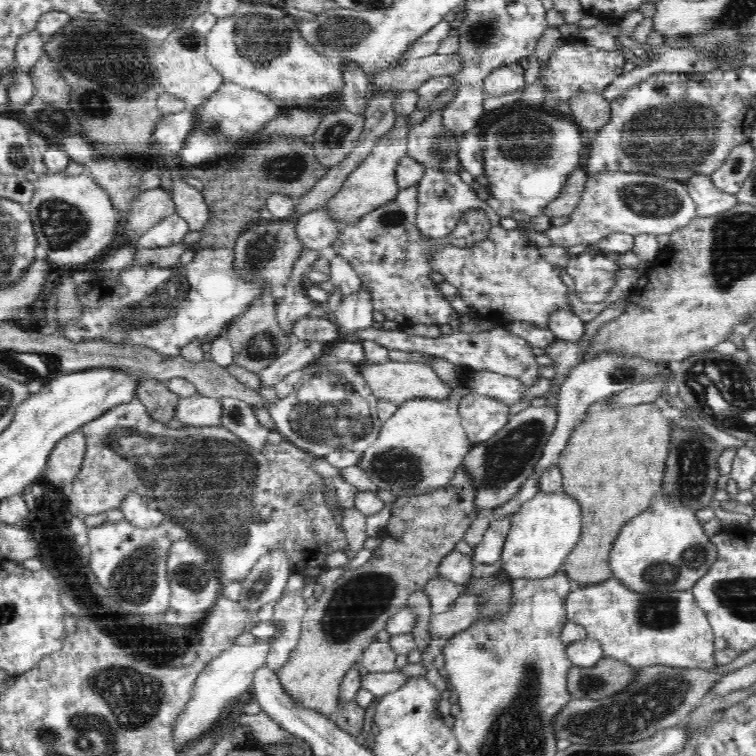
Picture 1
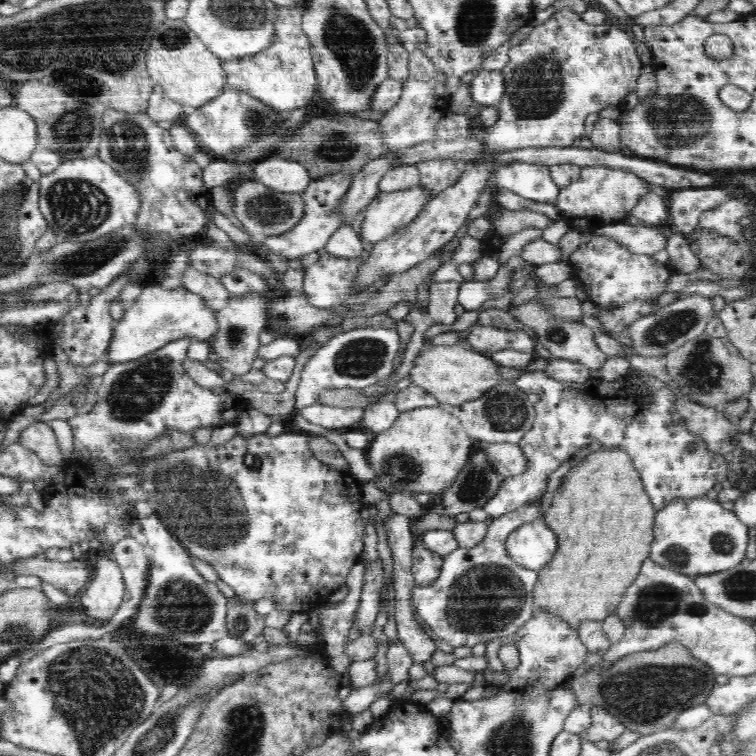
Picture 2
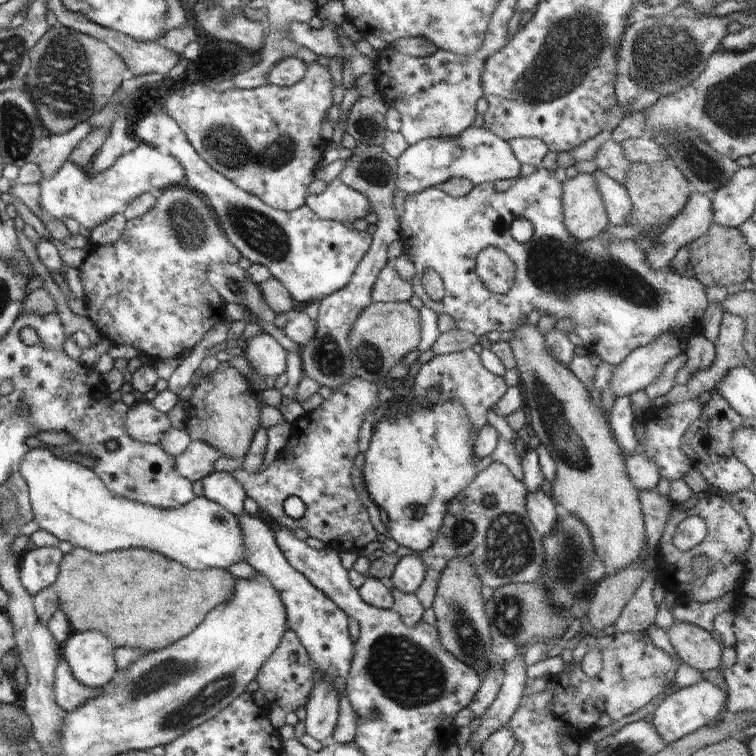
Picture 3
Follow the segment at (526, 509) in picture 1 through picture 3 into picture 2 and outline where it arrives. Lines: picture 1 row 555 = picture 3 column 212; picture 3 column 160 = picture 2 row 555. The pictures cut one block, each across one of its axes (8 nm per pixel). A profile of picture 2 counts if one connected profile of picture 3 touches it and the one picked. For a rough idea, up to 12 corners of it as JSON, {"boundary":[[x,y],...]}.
{"boundary":[[542,518],[506,538],[512,560],[542,570],[558,548]]}

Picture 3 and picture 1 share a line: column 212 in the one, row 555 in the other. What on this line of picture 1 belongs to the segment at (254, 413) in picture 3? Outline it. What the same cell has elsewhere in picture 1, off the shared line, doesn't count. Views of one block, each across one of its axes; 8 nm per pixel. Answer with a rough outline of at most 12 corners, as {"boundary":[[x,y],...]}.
{"boundary":[[460,466],[398,497],[366,565],[304,614],[276,672],[351,735],[344,676],[478,518]]}

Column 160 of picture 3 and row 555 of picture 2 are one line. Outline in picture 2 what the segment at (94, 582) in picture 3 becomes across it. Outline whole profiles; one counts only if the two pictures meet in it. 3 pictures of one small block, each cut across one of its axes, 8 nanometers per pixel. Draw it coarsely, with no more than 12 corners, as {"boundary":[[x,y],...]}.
{"boundary":[[600,447],[542,519],[560,544],[534,602],[577,630],[612,614],[657,510]]}

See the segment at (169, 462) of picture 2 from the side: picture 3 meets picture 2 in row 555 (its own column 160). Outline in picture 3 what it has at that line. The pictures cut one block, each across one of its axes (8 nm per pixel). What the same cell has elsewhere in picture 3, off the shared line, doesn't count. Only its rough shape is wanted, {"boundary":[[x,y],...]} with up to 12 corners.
{"boundary":[[184,183],[79,267],[96,330],[150,361],[227,319],[238,263]]}

